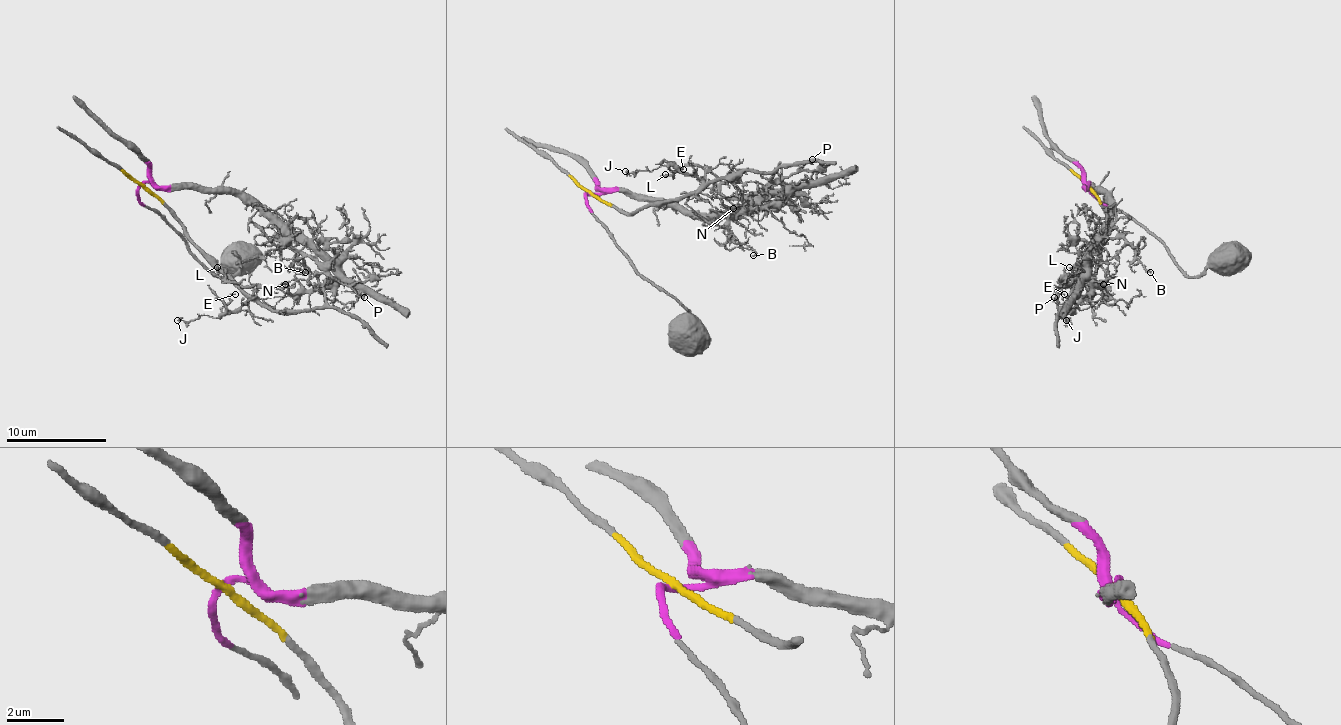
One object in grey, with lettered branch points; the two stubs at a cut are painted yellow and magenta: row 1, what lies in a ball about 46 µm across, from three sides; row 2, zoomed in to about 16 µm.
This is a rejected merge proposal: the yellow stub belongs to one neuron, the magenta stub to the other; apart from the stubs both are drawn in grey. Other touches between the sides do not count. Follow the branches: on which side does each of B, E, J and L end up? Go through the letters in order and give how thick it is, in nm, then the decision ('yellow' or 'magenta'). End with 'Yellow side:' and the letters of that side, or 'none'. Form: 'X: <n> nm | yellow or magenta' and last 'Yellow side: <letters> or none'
B: 140 nm | magenta
E: 90 nm | yellow
J: 110 nm | yellow
L: 150 nm | yellow
Yellow side: E, J, L

